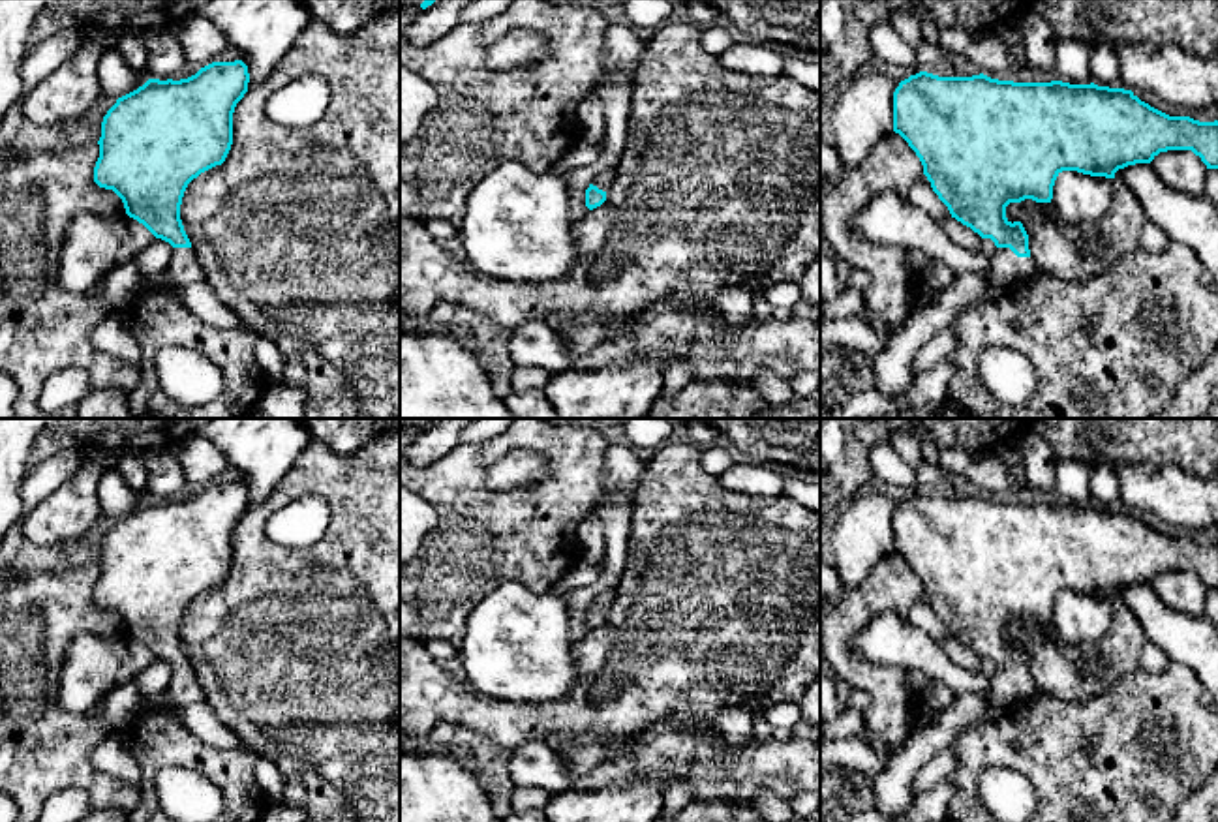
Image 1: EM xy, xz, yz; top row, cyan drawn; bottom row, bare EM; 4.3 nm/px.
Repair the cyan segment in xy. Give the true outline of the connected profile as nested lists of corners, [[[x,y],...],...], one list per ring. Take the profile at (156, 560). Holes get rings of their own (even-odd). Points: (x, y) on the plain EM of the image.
[[[242,480],[212,482],[188,499],[148,499],[118,518],[103,537],[94,602],[113,610],[129,638],[173,666],[167,693],[175,709],[203,700],[203,689],[180,640],[184,612],[201,593],[225,582],[233,565],[233,533],[248,512],[248,503],[250,494]]]

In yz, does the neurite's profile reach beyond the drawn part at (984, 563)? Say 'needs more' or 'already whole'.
needs more

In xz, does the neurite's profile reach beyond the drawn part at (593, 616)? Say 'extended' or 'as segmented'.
extended

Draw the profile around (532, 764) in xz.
[[[525,739],[509,751],[509,773],[514,788],[539,788],[552,794],[565,792],[571,771],[550,743]]]

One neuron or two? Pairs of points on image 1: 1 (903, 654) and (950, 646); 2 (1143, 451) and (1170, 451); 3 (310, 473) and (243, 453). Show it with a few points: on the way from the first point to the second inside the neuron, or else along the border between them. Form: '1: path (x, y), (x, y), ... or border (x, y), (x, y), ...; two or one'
1: border (935, 642), (954, 663), (976, 674); two
2: path (1149, 451), (1164, 451); one
3: border (310, 440), (280, 483), (261, 502); two

